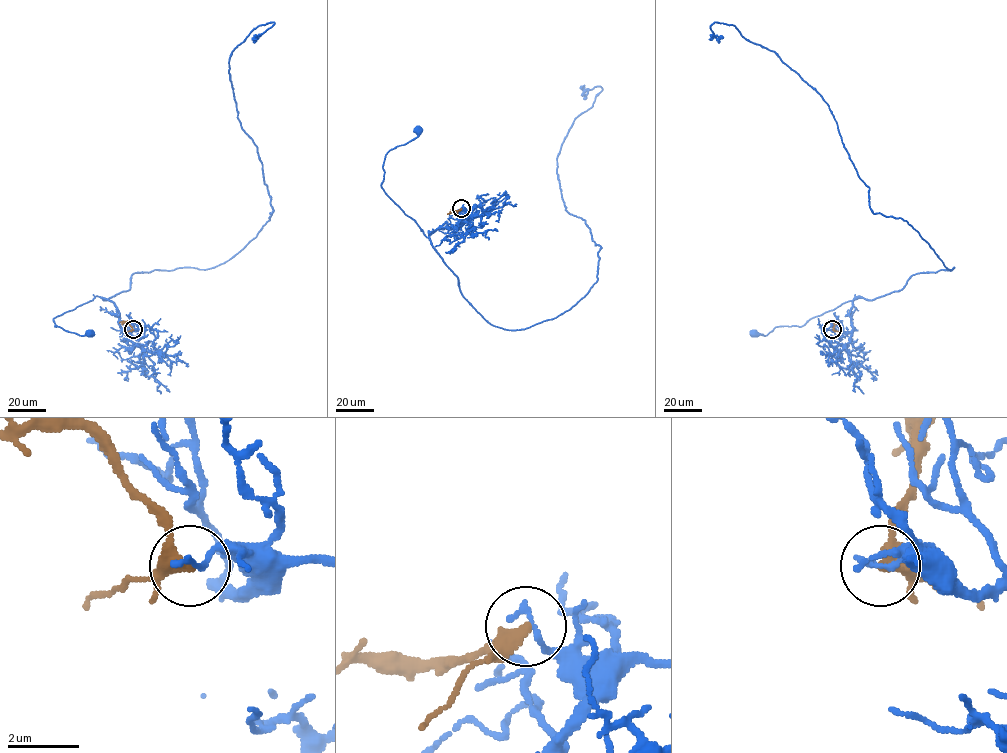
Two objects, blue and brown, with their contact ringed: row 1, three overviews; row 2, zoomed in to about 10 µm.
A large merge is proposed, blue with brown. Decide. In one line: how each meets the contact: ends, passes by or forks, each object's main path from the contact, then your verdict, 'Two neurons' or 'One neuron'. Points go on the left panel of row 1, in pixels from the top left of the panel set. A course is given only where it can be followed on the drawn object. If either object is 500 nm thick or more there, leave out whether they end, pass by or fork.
At the ring blue ends. At the ring brown passes by. Course of blue: (133, 329), (101, 297), (128, 291), (134, 273), (224, 263), (273, 212), (229, 65), (273, 22), (254, 43). Course of brown: (133, 329), (127, 322), (119, 322). Two neurons

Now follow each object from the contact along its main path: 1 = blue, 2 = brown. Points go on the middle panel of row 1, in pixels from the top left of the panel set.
1: (461, 209), (429, 239), (489, 323), (528, 328), (584, 296), (601, 247), (557, 172), (602, 89), (582, 94)
2: (461, 209), (447, 214)

